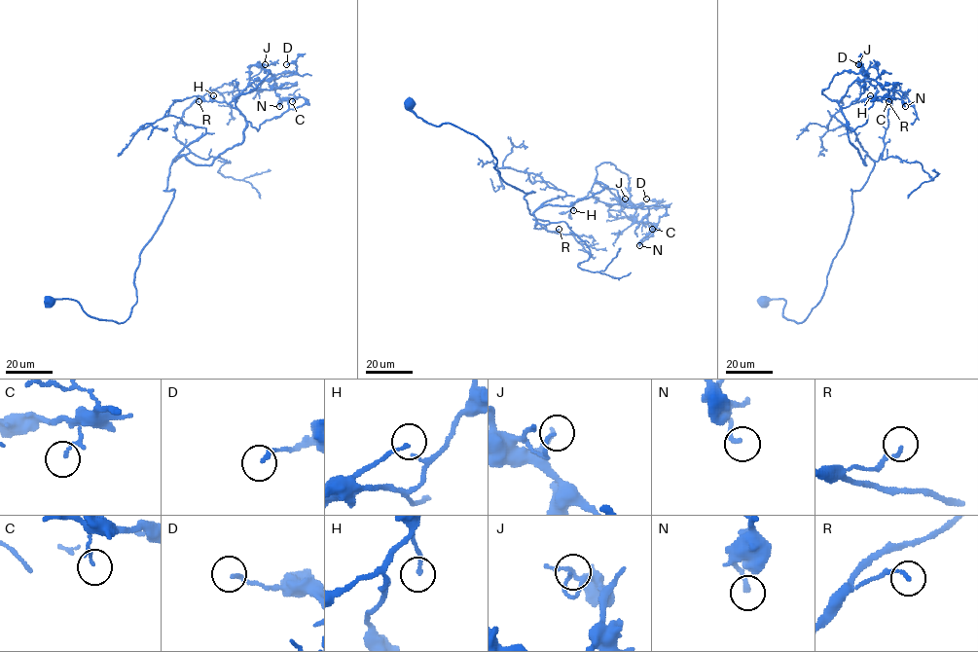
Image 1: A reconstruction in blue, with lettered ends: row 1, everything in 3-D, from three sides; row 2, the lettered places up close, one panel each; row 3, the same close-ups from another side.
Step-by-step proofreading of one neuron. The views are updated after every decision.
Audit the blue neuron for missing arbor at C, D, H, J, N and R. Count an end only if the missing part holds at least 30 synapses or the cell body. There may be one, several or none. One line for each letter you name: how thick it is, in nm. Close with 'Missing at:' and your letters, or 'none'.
Missing at: none

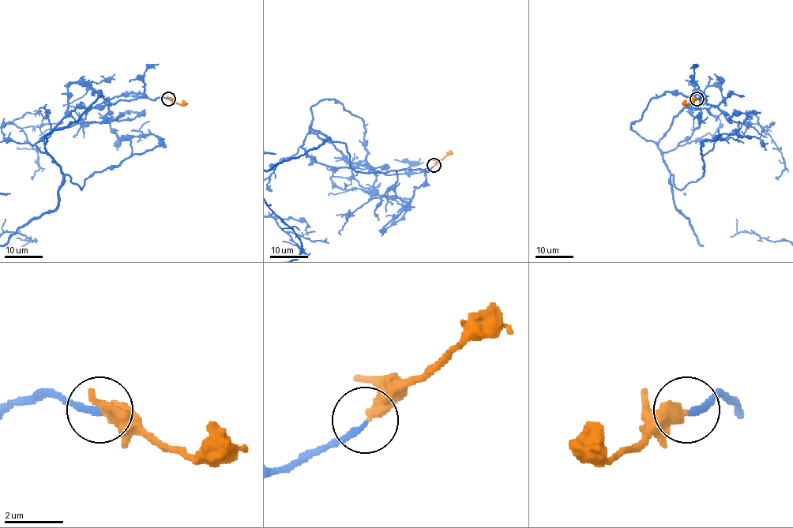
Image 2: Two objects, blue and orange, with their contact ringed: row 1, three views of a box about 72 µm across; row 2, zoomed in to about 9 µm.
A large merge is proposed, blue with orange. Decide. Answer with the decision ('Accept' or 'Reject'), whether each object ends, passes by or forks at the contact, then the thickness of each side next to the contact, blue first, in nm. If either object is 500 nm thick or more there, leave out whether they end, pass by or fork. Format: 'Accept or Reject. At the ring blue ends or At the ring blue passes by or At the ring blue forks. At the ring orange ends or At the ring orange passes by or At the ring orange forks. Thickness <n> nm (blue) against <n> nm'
Accept. At the ring blue ends. At the ring orange ends. Thickness 200 nm (blue) against 400 nm

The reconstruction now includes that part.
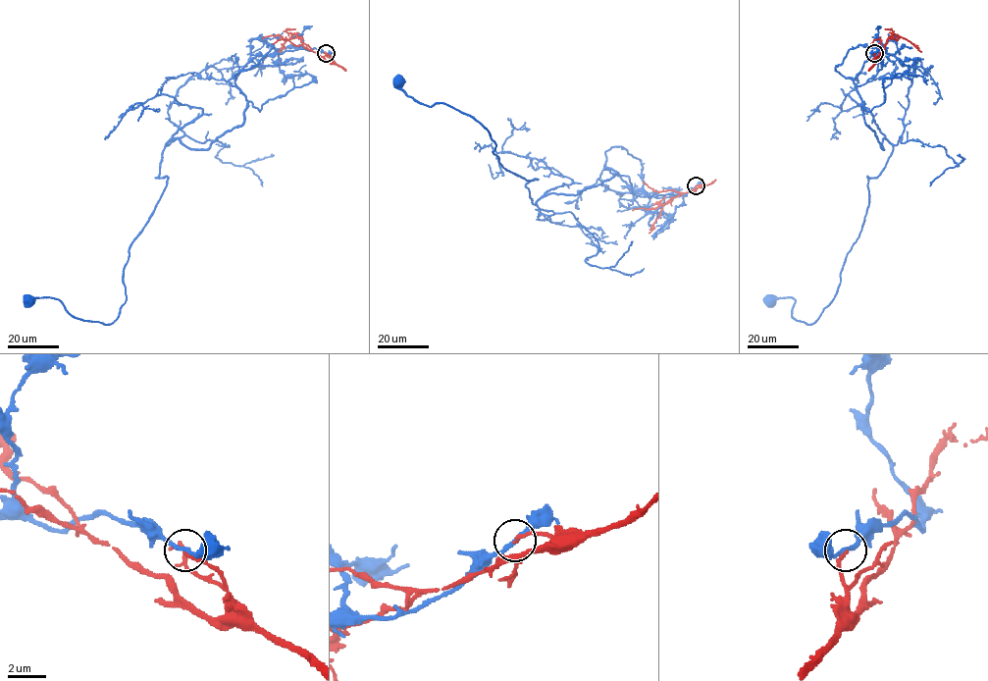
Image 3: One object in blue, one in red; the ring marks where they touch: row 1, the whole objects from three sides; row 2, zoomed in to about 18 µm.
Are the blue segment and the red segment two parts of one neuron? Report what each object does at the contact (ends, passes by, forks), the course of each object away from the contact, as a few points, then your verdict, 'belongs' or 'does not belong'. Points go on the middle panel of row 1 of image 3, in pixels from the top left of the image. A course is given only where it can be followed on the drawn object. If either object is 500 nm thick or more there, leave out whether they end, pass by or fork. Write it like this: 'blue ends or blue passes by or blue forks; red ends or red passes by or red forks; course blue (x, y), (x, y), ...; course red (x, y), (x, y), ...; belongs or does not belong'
blue passes by; red ends; course blue (696, 185), (655, 198), (604, 165), (616, 174), (533, 203), (537, 180), (498, 163), (481, 124), (400, 82); course red (696, 185), (701, 186), (664, 204), (649, 233); does not belong

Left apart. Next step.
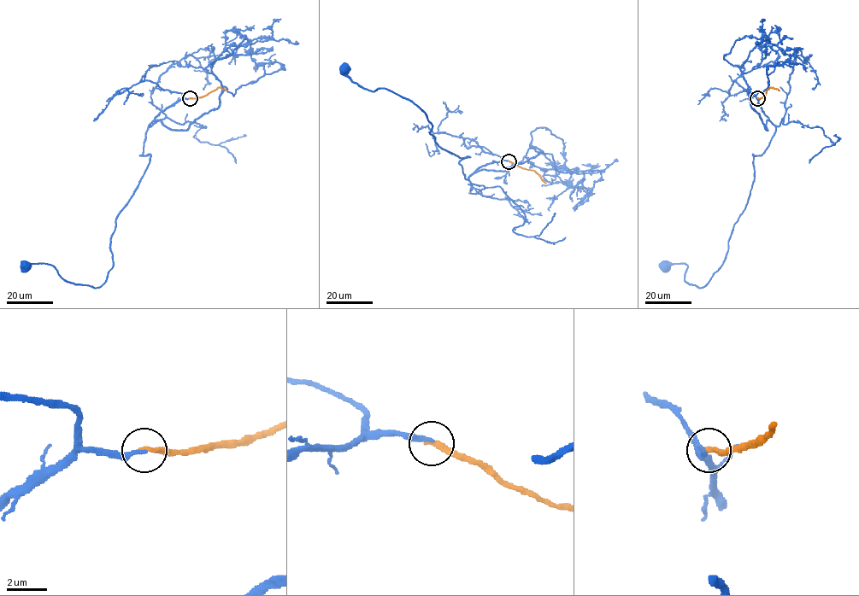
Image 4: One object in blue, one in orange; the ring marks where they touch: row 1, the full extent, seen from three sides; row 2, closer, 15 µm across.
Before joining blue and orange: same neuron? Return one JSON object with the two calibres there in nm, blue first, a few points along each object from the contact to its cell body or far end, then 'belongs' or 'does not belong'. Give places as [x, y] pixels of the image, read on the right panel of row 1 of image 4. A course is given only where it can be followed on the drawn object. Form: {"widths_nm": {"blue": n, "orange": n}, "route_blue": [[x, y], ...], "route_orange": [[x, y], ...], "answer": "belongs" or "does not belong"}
{"widths_nm": {"blue": 200, "orange": 260}, "route_blue": [[757, 98], [775, 131], [753, 154], [751, 189], [722, 265], [698, 288], [685, 280], [685, 263], [666, 265]], "route_orange": [[757, 98], [762, 97], [769, 88], [779, 90]], "answer": "belongs"}

